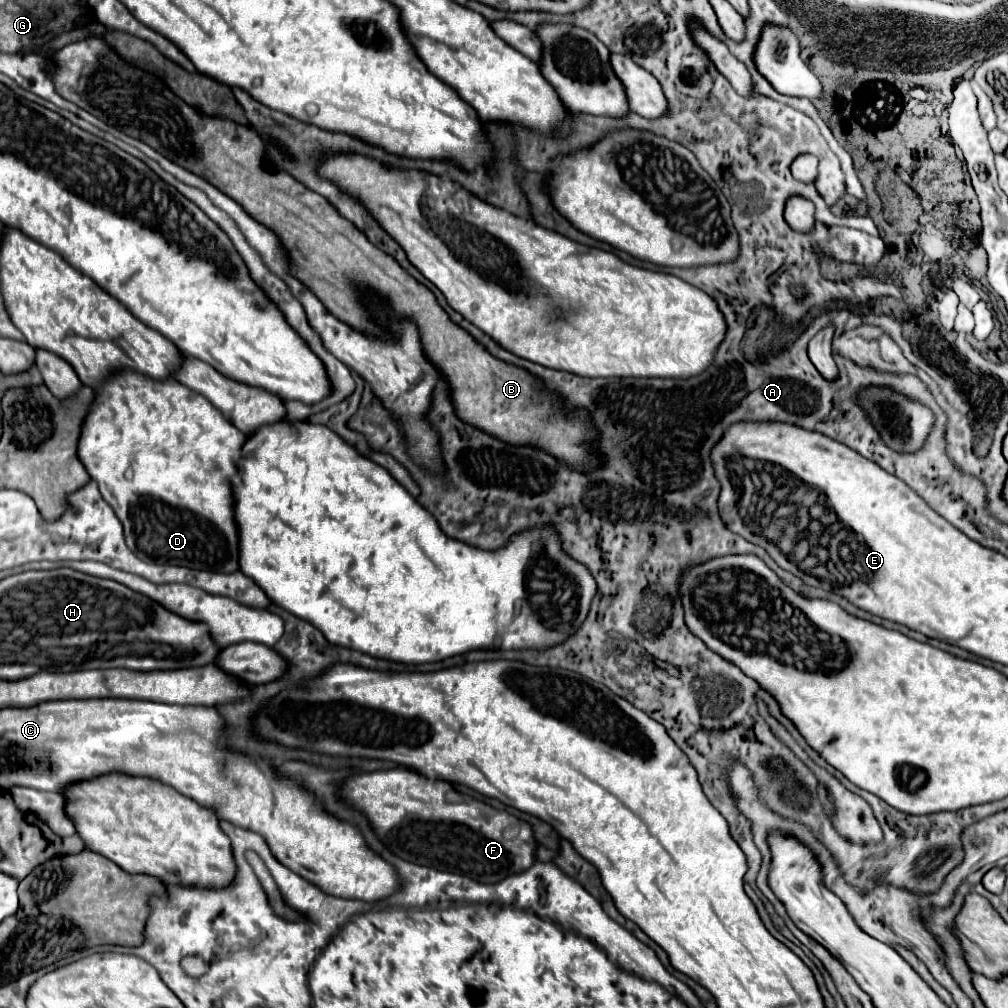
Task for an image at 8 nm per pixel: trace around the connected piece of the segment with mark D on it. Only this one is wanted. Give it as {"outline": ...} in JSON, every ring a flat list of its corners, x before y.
{"outline":[[119,376,107,392,95,398,83,438,79,460,99,484,107,504,125,528,127,546,149,564,173,564,209,572,239,572,239,528,235,522,235,486,239,484,239,458,247,436,239,432,207,398,175,380,143,380]]}

